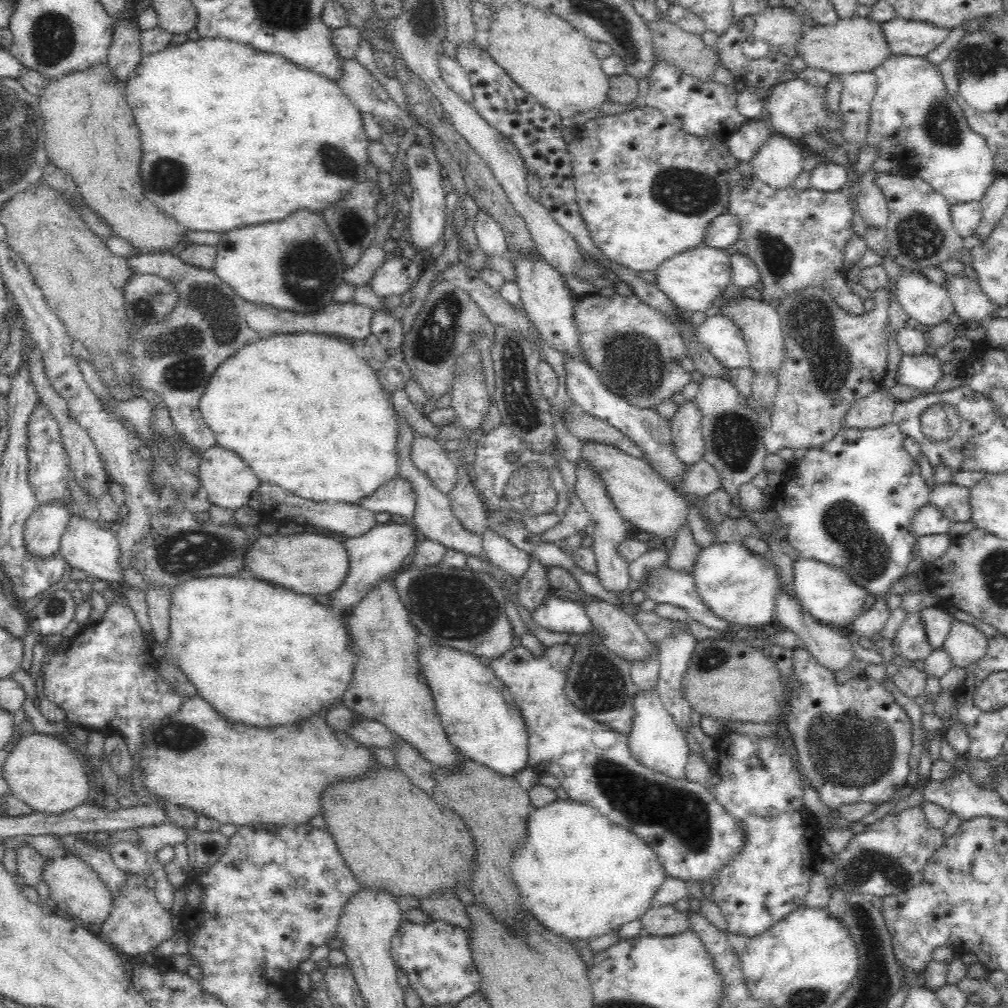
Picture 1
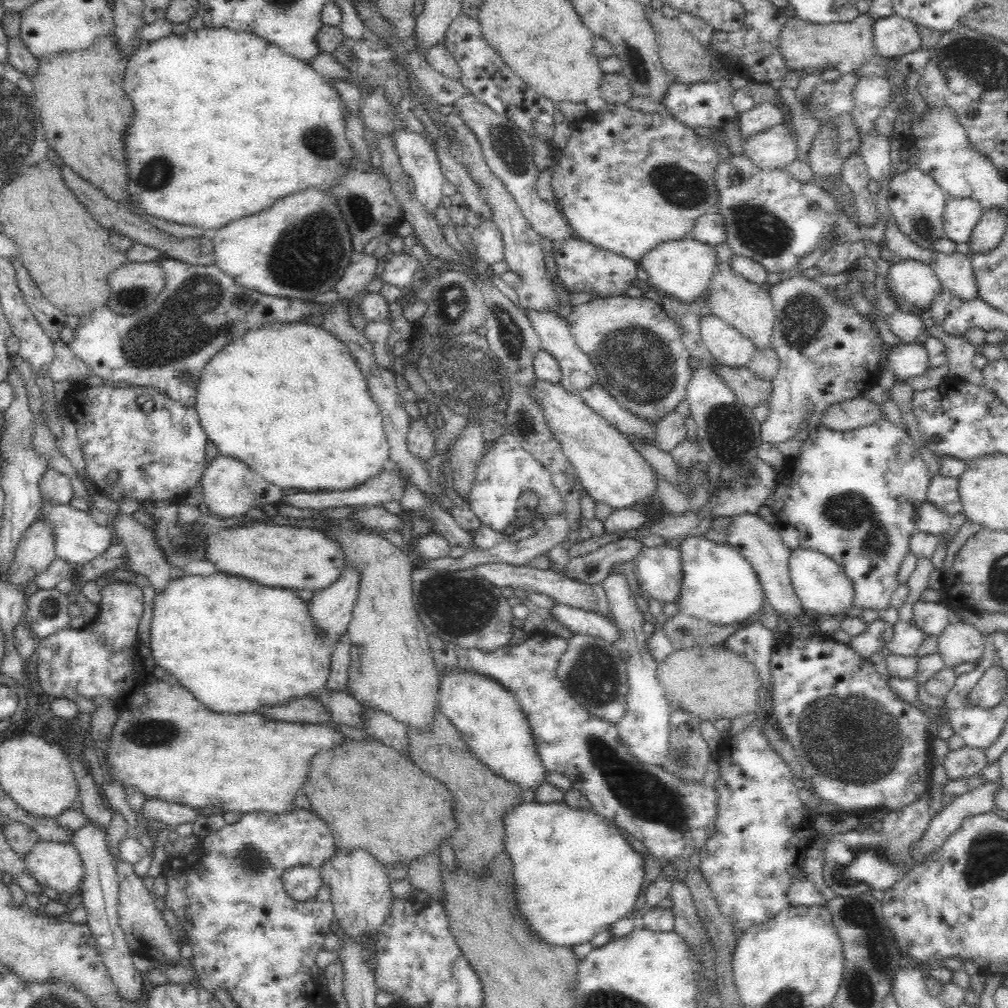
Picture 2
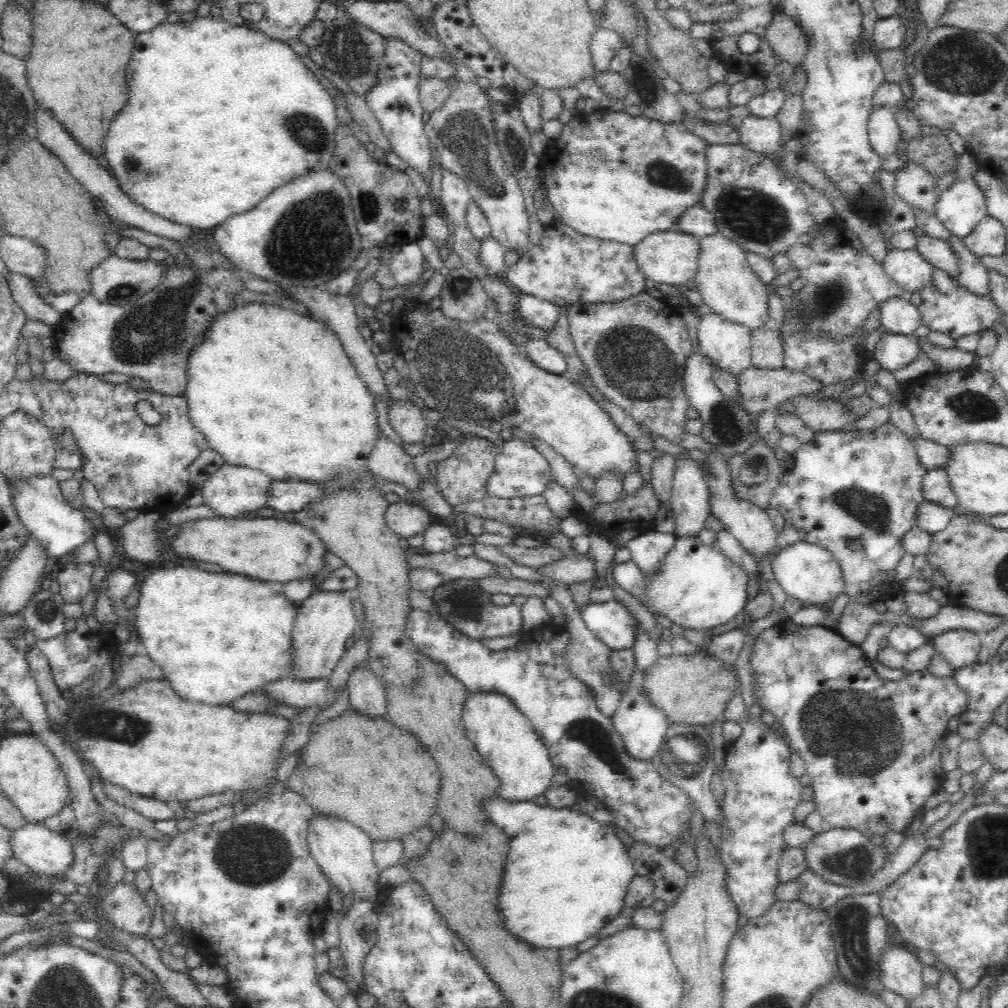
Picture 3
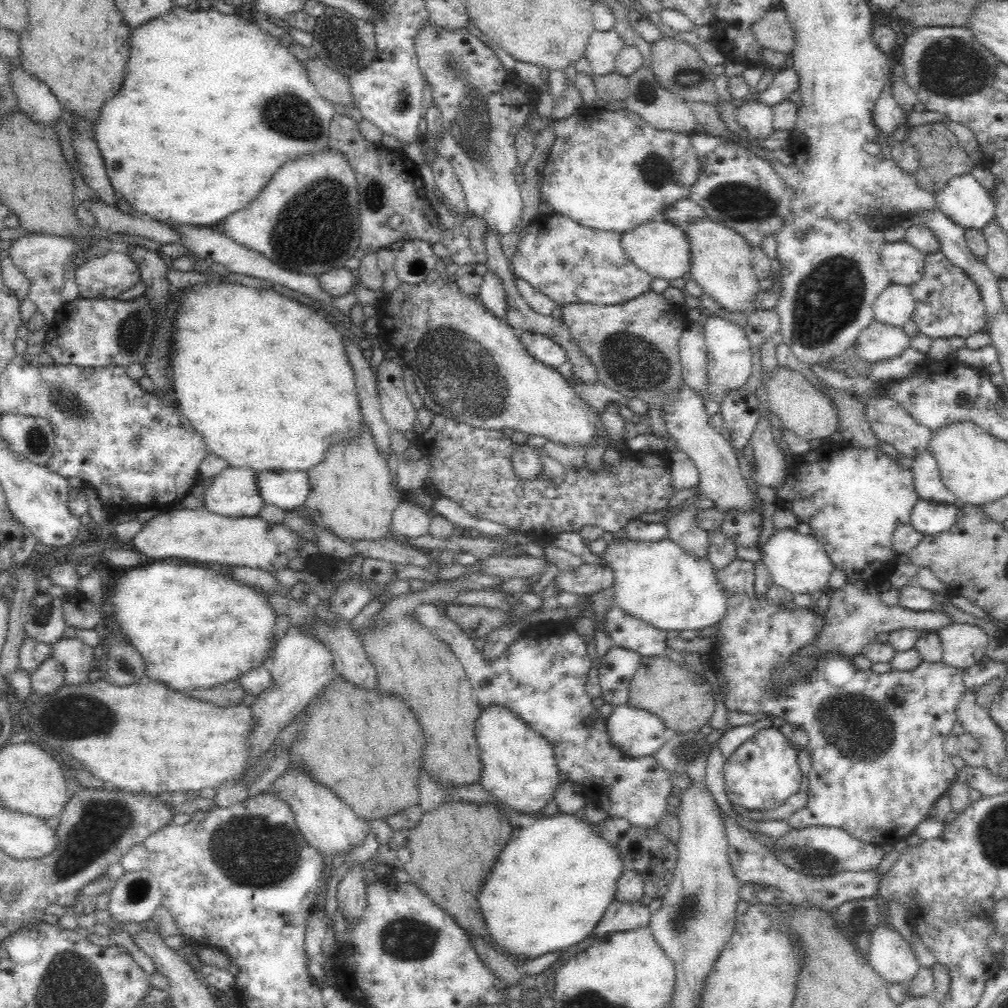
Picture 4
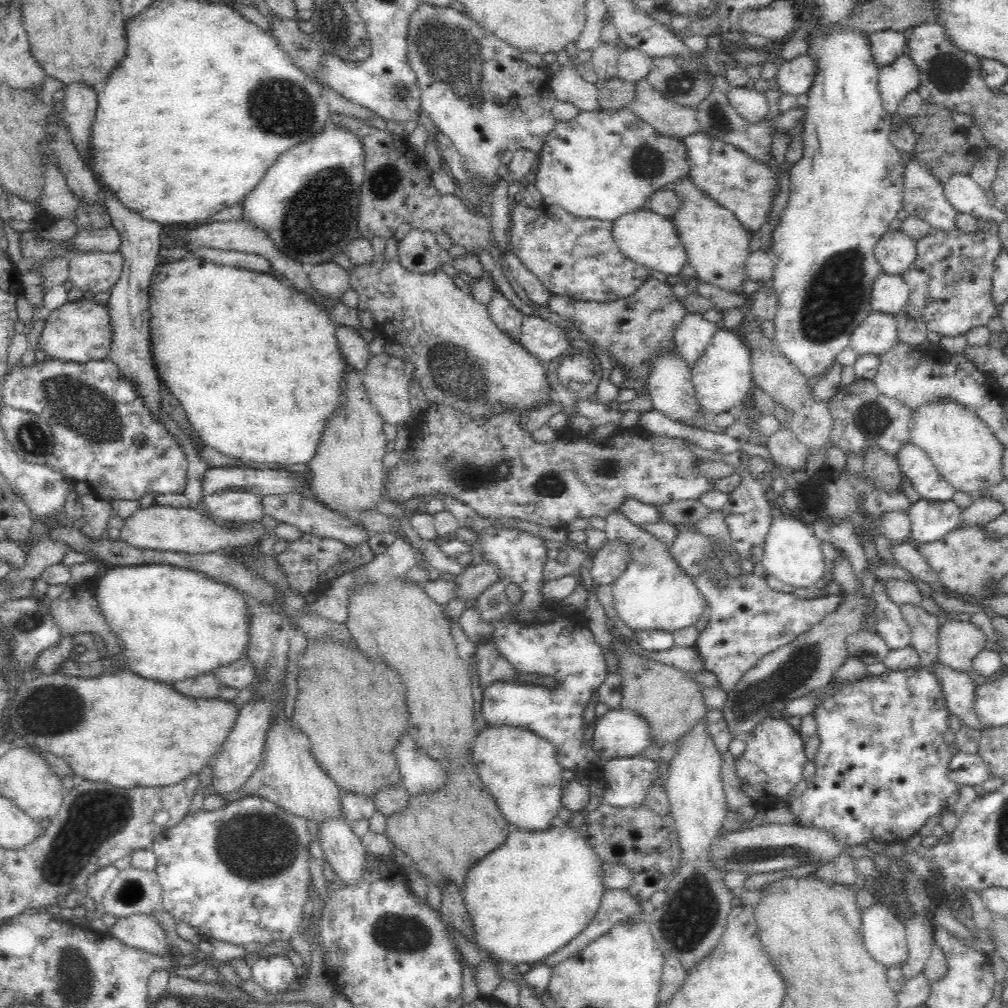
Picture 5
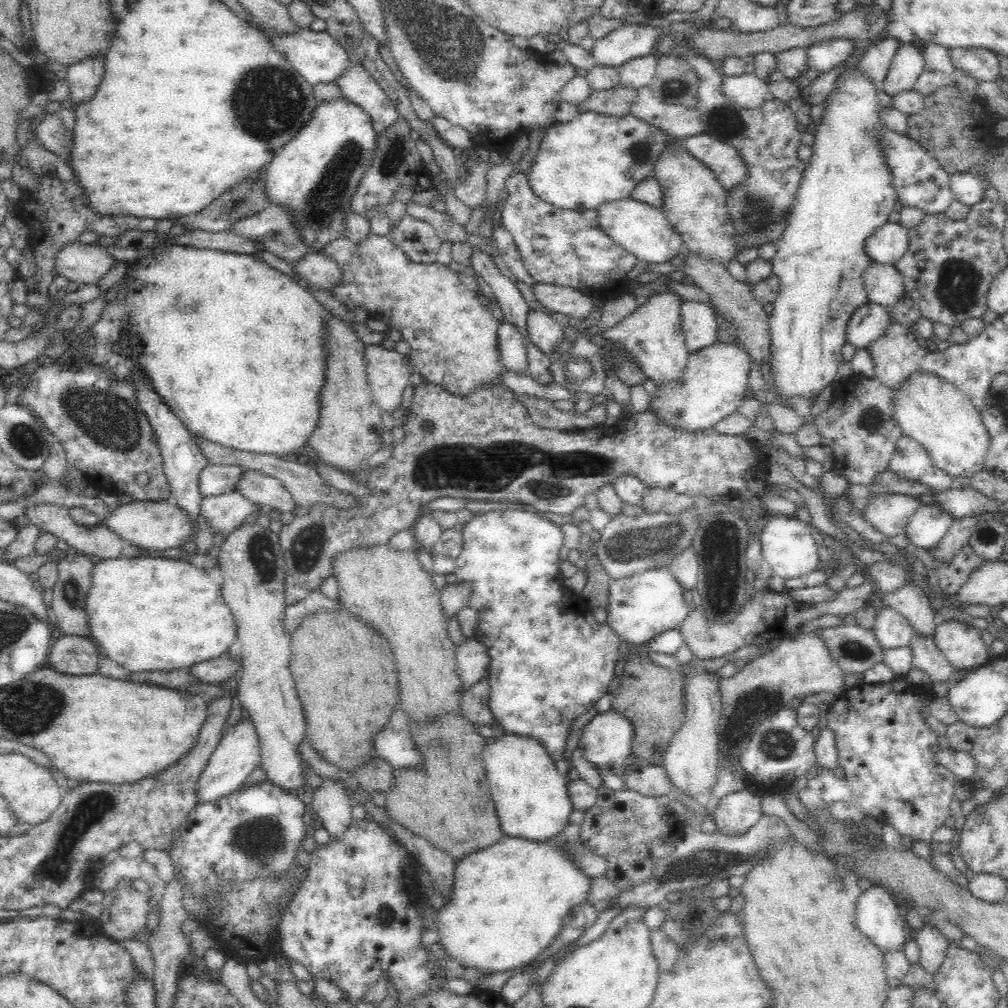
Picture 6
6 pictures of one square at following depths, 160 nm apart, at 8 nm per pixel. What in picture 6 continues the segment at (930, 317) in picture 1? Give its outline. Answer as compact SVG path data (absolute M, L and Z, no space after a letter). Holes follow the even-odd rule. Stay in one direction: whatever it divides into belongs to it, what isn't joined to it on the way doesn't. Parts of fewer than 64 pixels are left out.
M888 222L866 240L865 250L875 264L895 266L908 254L909 246L909 229L899 223Z

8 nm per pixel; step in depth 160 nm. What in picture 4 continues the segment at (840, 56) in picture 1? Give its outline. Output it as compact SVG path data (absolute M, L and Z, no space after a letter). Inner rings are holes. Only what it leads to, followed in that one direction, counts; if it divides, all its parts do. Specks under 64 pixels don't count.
M769 10L752 27L757 41L764 47L788 56L793 51L793 28L787 21L785 10Z

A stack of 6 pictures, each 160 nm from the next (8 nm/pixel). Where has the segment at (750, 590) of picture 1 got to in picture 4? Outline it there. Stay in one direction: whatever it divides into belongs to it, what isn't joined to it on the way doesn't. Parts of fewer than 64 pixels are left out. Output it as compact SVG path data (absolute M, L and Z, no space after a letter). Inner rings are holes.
M671 539L638 543L612 540L600 557L614 571L615 604L624 612L666 630L697 630L718 625L729 609L729 598L706 554L688 554Z

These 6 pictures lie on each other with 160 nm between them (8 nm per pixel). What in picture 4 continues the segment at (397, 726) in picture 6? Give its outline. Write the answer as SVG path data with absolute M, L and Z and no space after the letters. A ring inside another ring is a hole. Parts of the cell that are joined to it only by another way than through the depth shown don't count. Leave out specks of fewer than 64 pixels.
M424 770L420 774L419 806L430 814L449 801L464 804L489 804L499 808L510 823L511 835L498 855L489 876L485 878L478 902L491 937L504 951L517 958L533 959L550 952L565 951L593 934L596 925L615 901L617 882L621 877L623 862L616 846L602 838L593 826L572 814L558 812L554 816L541 813L523 814L514 811L496 800L480 783L464 784L453 789L444 789L436 784Z

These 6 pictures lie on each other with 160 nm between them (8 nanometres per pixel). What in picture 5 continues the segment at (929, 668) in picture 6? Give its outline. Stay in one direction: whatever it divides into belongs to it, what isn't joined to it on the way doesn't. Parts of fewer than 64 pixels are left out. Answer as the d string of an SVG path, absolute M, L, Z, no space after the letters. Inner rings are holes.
M939 661L933 662L938 675L938 681L942 683L942 691L946 694L946 707L950 714L955 715L964 727L970 729L985 729L978 721L978 715L974 711L974 698L976 698L977 684L970 679L967 672L951 670Z

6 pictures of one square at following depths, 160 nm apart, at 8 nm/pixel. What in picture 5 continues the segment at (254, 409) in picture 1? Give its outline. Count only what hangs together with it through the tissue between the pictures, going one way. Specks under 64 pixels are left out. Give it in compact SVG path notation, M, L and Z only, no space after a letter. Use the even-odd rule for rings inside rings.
M190 256L155 268L149 288L149 311L151 351L159 378L180 401L188 423L192 425L202 443L226 457L256 464L307 465L314 458L329 418L333 417L343 401L343 376L347 366L335 338L337 326L330 320L326 311L322 311L316 303L308 300L306 295L293 290L292 286L268 274L230 266L215 266L212 262L204 262Z

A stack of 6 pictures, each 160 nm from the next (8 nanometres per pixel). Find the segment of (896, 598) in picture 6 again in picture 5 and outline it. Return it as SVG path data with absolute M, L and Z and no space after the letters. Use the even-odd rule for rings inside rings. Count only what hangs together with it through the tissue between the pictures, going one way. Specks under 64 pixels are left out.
M899 605L903 617L911 628L911 645L919 654L916 666L928 666L939 660L939 625L938 616L928 613L922 605Z

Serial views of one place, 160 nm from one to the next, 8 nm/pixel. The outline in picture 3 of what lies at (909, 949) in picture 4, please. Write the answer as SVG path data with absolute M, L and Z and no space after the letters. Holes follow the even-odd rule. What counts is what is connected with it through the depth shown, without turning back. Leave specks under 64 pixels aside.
M888 945L884 948L881 962L881 983L886 989L912 1002L920 996L923 983L923 964L916 954L903 947Z

